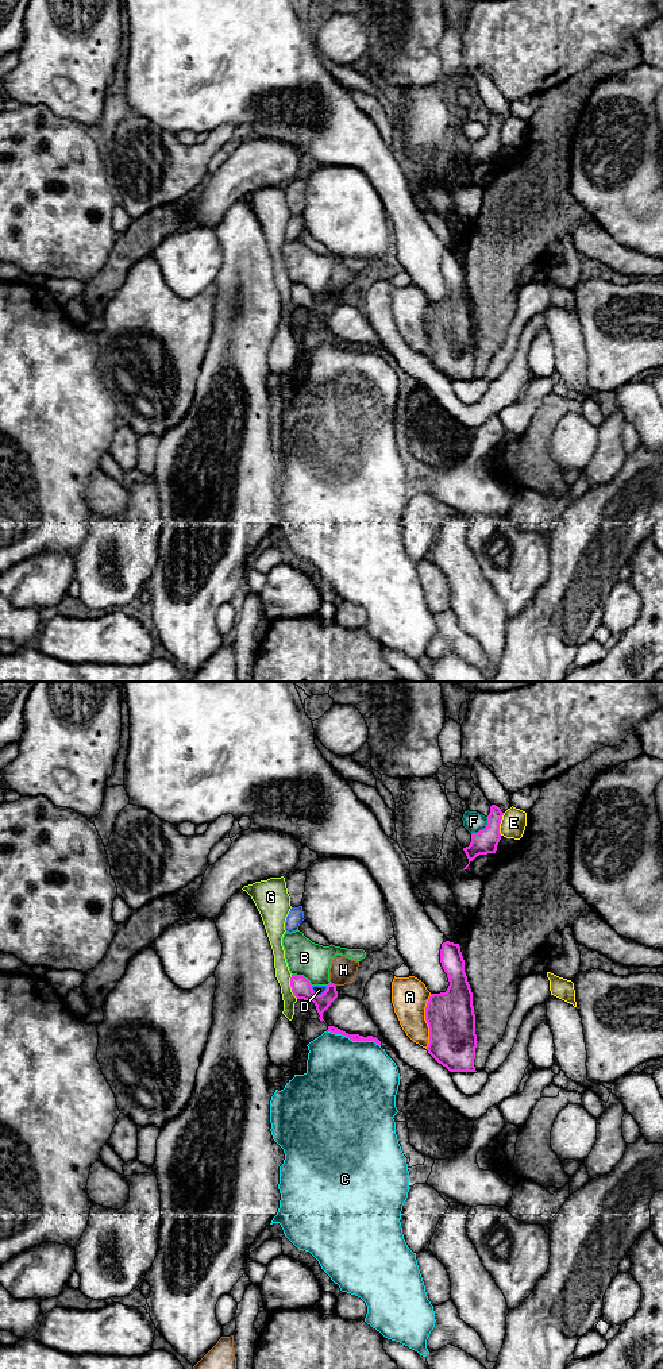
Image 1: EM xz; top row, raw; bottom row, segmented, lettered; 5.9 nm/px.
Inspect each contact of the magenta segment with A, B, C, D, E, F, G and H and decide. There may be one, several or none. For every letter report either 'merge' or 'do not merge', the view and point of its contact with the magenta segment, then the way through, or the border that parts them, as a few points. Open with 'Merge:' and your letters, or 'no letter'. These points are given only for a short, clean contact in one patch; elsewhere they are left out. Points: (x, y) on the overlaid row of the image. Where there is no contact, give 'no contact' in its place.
Merge: no letter
A: do not merge; meets magenta in xz at (426, 1019)
B: do not merge; meets magenta in xz at (303, 976)
C: do not merge; meets magenta in xz at (354, 1040)
D: do not merge; meets magenta in xz at (319, 995); border along xz (327, 986), (320, 994), (311, 988)
E: do not merge; meets magenta in xz at (500, 822); border along xz (504, 813), (500, 821), (500, 835)
F: do not merge; meets magenta in xz at (482, 829)
G: do not merge; meets magenta in xz at (290, 986); border along xz (290, 975), (290, 991), (297, 998)
H: do not merge; meets magenta in xz at (334, 984)

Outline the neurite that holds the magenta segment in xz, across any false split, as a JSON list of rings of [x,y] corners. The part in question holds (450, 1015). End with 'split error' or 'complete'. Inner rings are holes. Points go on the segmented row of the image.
[[[446,941],[440,949],[440,963],[450,986],[446,992],[431,994],[425,1007],[429,1027],[428,1053],[450,1072],[477,1072],[474,1067],[477,1034],[473,992],[465,972],[465,960],[459,944]]]; complete

